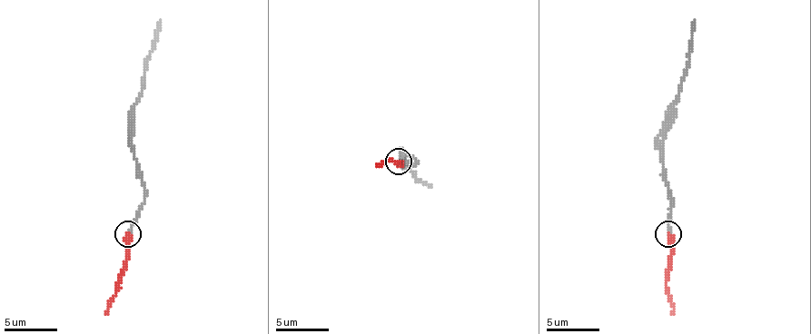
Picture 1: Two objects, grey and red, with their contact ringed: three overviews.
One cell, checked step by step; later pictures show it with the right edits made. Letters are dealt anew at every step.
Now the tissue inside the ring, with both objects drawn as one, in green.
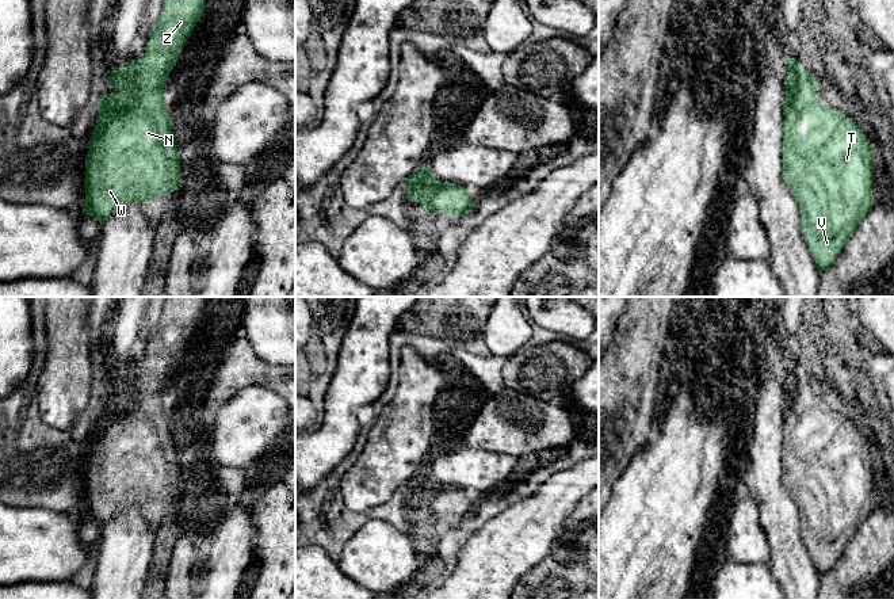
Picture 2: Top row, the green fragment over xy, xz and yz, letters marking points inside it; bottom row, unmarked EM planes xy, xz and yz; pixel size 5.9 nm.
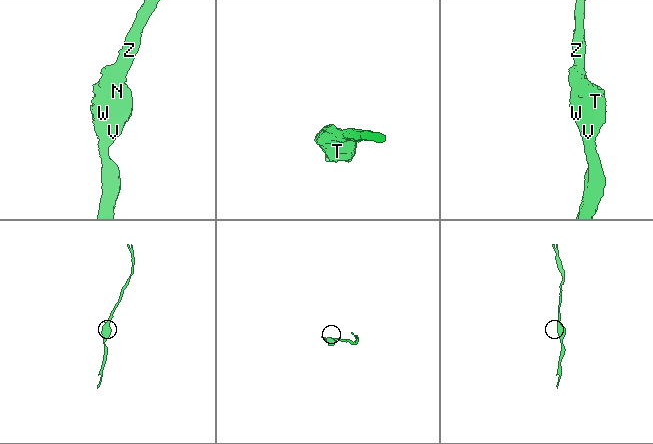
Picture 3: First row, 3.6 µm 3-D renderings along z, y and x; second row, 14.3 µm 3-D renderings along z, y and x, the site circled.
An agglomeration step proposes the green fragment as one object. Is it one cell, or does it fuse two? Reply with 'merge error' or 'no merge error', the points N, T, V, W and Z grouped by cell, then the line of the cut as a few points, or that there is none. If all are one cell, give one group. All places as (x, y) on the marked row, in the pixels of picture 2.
no merge error; N T V W Z; no cut

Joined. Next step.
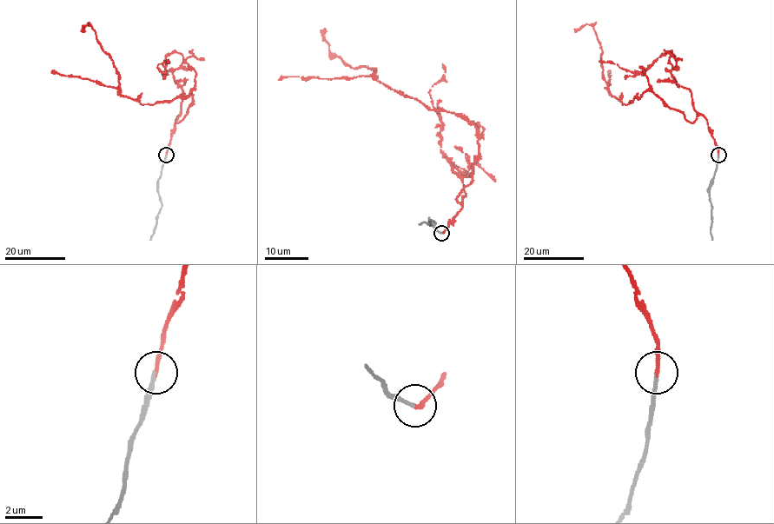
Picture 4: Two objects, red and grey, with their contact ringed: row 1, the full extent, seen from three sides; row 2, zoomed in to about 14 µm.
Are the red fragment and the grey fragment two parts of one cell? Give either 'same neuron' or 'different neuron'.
same neuron

